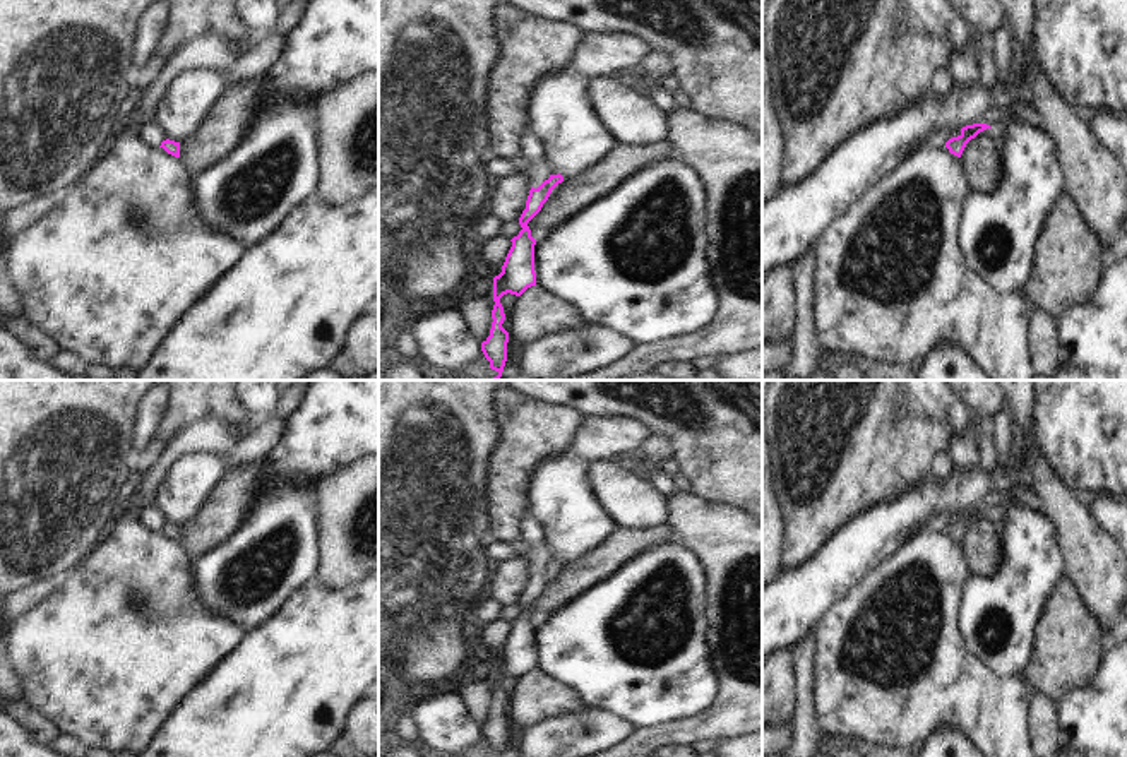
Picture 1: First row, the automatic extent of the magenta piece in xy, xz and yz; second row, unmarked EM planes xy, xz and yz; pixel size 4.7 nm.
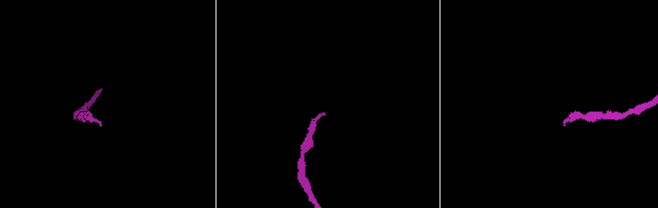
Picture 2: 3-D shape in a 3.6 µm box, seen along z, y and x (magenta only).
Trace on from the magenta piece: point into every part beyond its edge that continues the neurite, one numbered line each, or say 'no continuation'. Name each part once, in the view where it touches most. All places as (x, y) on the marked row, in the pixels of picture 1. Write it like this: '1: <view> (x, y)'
1: yz (937, 139)

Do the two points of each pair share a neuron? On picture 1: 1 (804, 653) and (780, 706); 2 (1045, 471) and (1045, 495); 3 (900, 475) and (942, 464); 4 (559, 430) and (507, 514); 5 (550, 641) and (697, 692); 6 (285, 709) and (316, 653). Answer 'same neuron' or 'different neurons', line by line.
1: different neurons
2: same neuron
3: different neurons
4: same neuron
5: same neuron
6: same neuron

